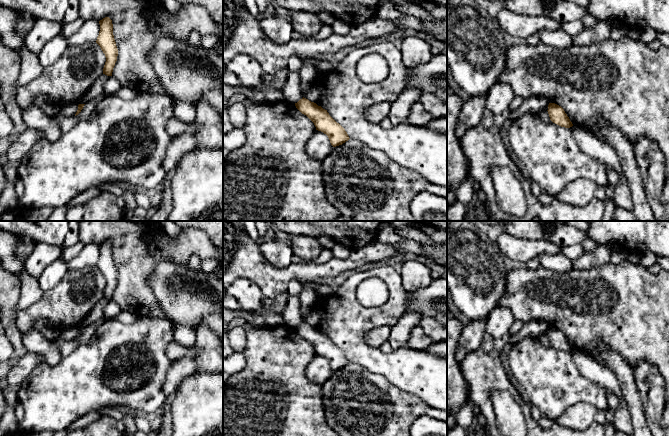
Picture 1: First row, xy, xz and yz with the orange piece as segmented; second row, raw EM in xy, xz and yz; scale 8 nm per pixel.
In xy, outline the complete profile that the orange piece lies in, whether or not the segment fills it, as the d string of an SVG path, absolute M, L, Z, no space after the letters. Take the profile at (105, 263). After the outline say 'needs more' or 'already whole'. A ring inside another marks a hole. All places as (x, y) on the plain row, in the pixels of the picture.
M105 241L99 245L99 248L100 255L96 267L100 270L106 281L103 298L112 300L118 280L118 273L113 259L112 244L109 241Z; already whole

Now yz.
M549 327L547 335L550 344L553 347L565 352L570 352L573 350L572 346L570 345L569 341L561 330L555 327Z; already whole

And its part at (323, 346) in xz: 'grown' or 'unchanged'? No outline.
unchanged

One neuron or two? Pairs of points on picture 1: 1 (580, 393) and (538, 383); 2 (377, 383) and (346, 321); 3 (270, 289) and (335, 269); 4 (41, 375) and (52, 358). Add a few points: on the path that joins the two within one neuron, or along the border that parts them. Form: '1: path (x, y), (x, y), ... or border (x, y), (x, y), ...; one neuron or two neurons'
1: path (570, 387), (548, 383); one neuron
2: border (351, 362), (380, 373), (393, 384); two neurons
3: path (286, 274), (290, 272), (319, 272); one neuron
4: border (62, 357), (54, 364), (48, 364), (44, 361); two neurons

